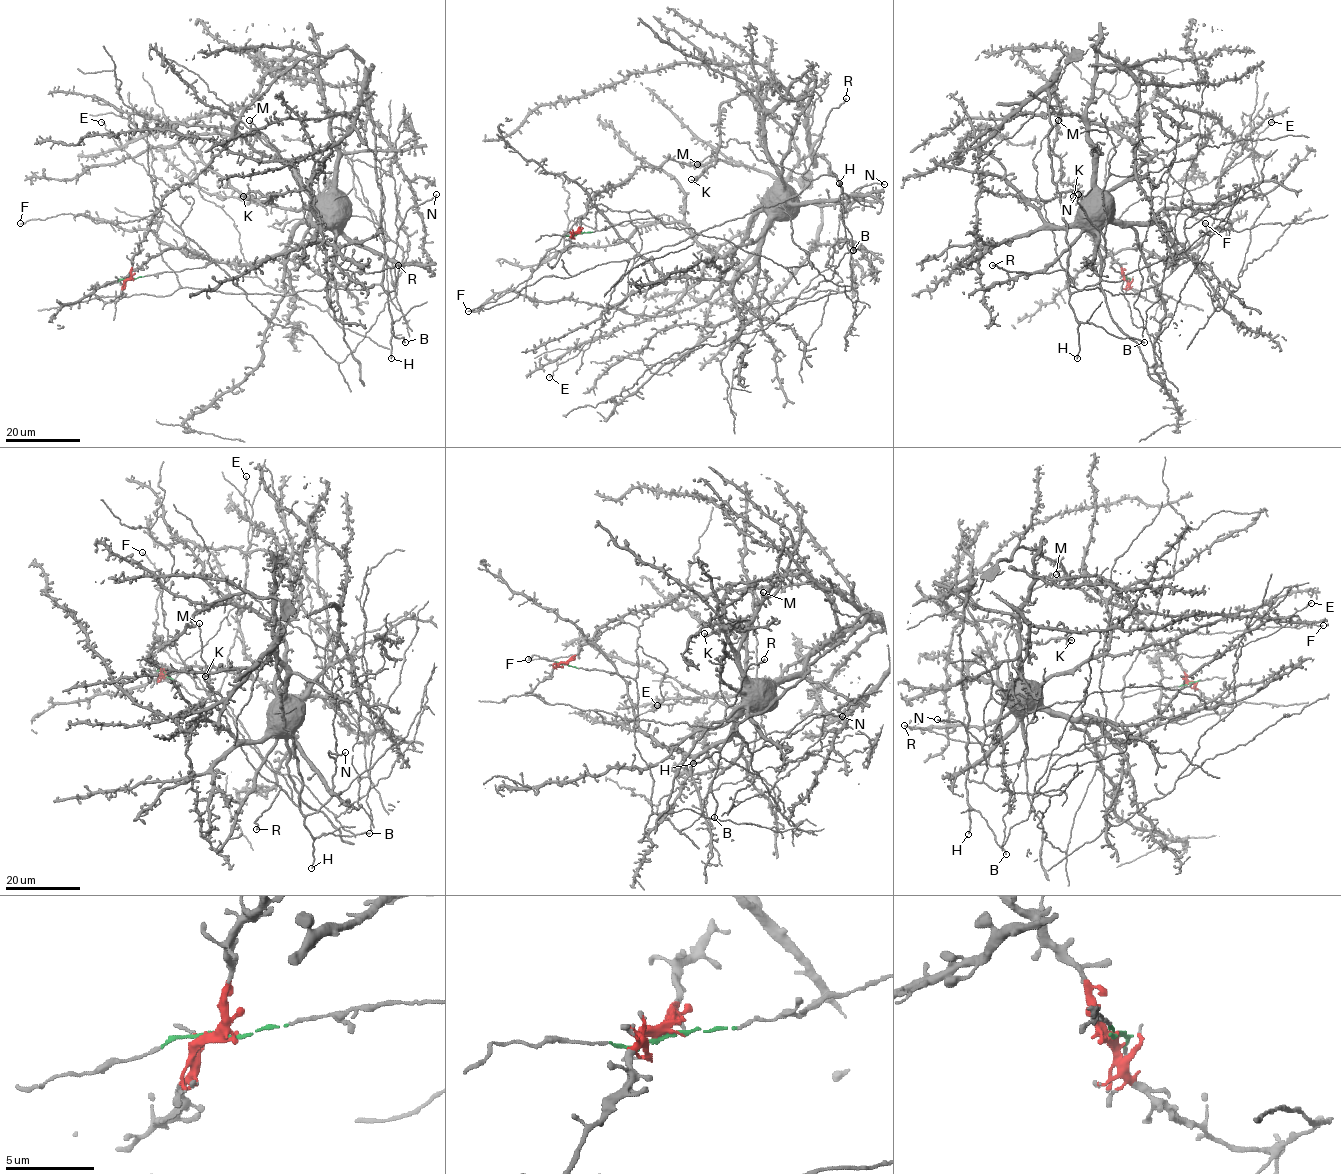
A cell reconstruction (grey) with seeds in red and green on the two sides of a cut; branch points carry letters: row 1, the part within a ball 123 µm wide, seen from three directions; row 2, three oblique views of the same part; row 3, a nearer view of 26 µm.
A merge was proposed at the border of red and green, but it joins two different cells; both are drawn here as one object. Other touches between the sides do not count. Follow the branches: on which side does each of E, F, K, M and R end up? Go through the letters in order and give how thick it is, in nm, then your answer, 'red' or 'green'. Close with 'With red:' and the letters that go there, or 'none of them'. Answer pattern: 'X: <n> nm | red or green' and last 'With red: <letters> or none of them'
E: 170 nm | green
F: 200 nm | green
K: 200 nm | red
M: 160 nm | red
R: 280 nm | red
With red: K, M, R

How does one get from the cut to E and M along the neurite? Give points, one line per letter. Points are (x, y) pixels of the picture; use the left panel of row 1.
E: (130, 278), (204, 267), (211, 258), (180, 224), (193, 199), (148, 175), (101, 121)
M: (130, 279), (161, 201), (240, 114), (348, 49), (382, 281), (322, 251), (250, 120)

